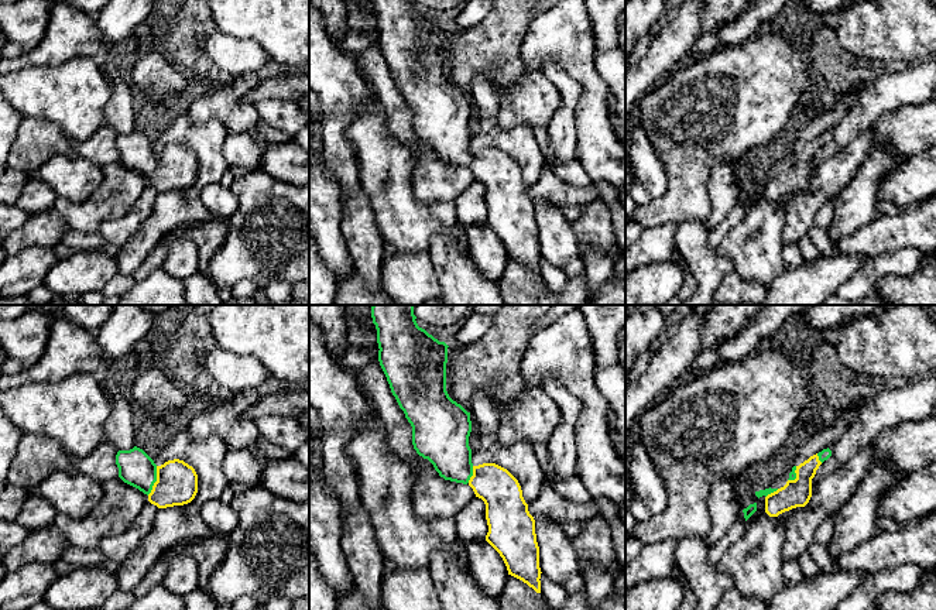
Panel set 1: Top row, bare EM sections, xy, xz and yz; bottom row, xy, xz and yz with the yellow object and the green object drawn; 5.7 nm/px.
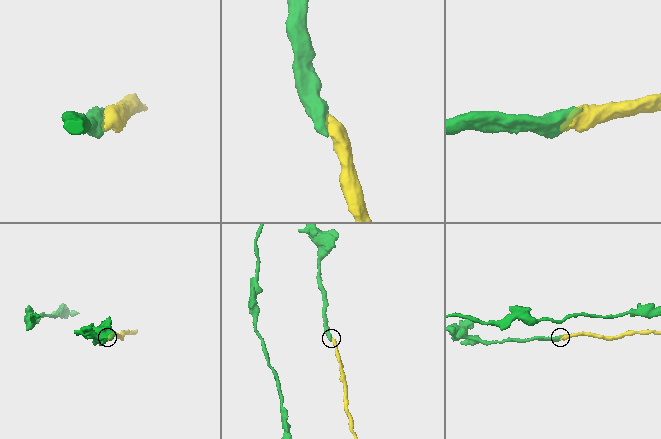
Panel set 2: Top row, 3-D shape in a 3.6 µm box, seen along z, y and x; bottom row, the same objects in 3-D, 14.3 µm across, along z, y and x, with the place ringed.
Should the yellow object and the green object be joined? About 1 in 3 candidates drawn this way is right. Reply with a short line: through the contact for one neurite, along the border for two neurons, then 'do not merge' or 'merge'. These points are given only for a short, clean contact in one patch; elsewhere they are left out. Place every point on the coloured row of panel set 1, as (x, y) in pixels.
line xy (177, 482), (157, 480), (147, 477), (136, 468); merge

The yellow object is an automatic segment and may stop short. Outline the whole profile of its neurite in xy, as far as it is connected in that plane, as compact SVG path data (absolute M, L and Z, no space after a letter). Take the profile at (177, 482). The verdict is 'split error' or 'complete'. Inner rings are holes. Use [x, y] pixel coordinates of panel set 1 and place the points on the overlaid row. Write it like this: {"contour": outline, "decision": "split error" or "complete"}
{"contour": "M140 448L119 450L116 455L119 477L148 496L158 508L184 506L198 493L198 474L184 460L168 460L157 466Z", "decision": "split error"}

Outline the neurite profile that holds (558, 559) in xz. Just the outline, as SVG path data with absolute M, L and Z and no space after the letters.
M536 517L535 534L544 576L553 583L563 585L570 575L580 573L577 554L560 525Z

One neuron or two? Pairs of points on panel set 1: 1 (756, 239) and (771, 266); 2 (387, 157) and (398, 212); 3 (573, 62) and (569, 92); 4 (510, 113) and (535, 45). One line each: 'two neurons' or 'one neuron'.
1: one neuron
2: one neuron
3: two neurons
4: two neurons

